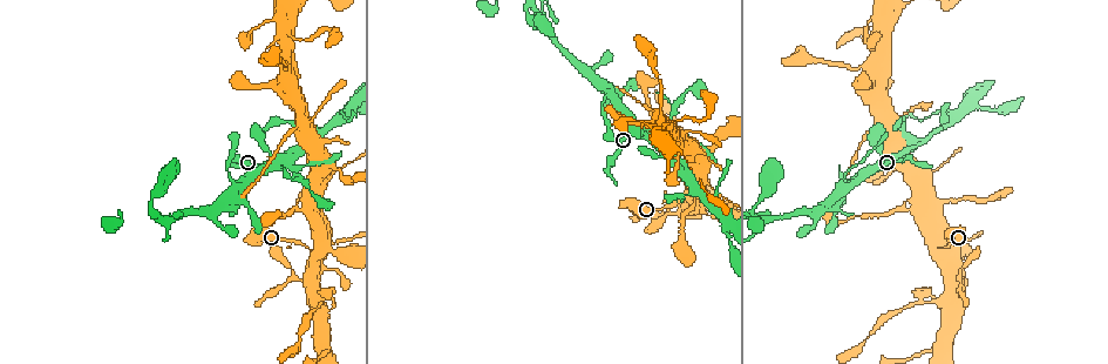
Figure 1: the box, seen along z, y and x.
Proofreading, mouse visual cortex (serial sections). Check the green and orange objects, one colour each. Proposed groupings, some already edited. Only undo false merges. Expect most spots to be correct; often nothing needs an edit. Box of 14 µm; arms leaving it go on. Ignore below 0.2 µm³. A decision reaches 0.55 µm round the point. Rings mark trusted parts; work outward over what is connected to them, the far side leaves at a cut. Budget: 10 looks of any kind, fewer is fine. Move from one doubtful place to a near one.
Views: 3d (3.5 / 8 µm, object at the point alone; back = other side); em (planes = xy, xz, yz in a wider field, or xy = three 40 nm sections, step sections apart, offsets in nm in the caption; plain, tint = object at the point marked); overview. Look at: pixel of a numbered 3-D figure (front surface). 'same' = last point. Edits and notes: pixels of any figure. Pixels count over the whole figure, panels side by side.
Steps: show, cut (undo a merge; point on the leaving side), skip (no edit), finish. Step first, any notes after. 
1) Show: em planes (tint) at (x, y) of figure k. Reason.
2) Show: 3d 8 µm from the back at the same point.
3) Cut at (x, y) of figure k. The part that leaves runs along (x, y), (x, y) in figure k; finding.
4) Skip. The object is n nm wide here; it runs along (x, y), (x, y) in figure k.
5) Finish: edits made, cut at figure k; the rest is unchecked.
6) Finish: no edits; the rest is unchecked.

Show: 3d 8 µm at (647, 138) of figure 1. Sudden change in width.

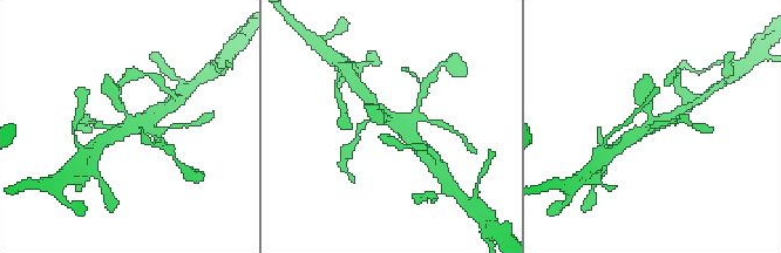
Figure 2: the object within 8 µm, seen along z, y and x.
Show: em xy step 5 (tint) at (131, 121) of figure 2. Need the tissue.

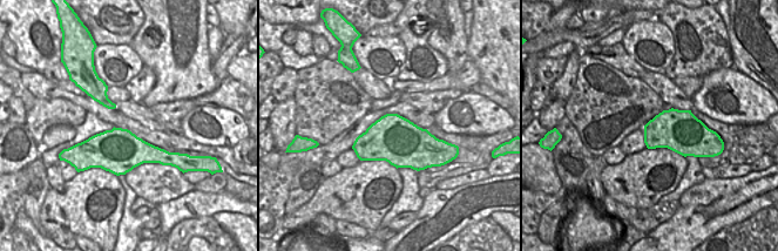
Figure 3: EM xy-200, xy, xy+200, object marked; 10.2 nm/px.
Skip. The object is 480 nm wide here; it runs along (365, 122), (388, 120), (421, 145) in figure 2; all the same cell.

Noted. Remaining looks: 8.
Show: 3d 3.5 µm at (945, 252) of figure 1. Narrows sharply.

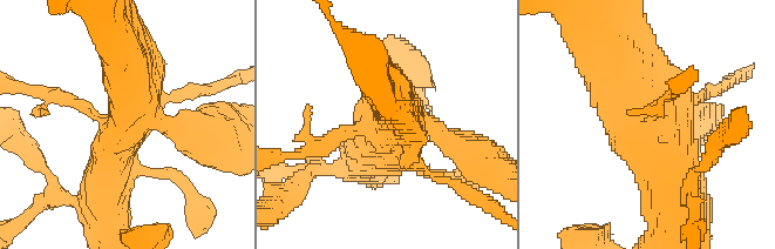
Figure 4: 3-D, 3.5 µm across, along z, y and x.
Show: em xy step 2 (tint) at (382, 128) of figure 4. Shape alone is not enough.

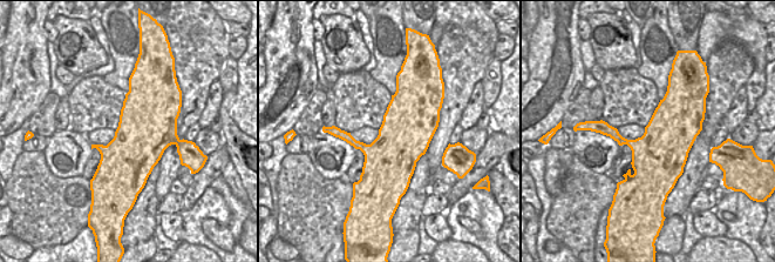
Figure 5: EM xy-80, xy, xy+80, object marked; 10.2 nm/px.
Skip. It runs along (319, 149), (383, 126), (391, 99) in figure 4; one cell here.

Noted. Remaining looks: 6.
Show: 3d 3.5 µm from the back at (342, 166) of figure 1. Sudden change in width.

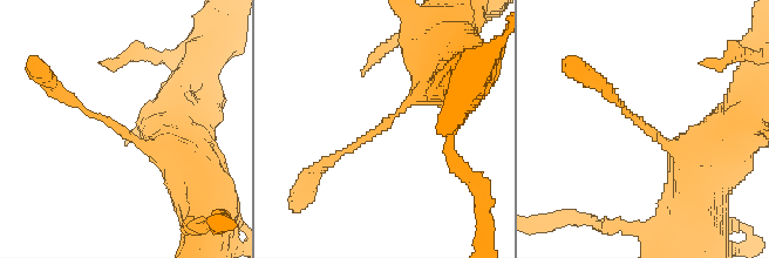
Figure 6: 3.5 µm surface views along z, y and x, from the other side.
Show: em planes (tint) at (390, 121) of figure 6. The arms are 100, 500 nm wide.

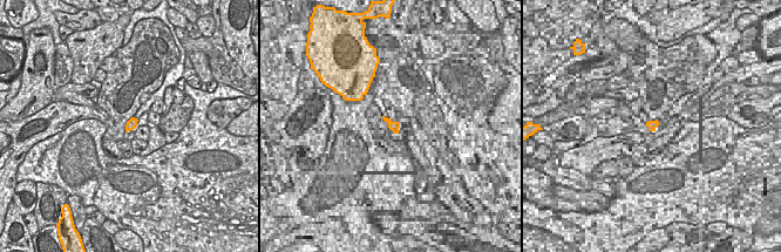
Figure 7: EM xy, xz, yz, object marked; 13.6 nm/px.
Skip. It runs along (461, 70), (328, 161) in figure 6; all the same cell.

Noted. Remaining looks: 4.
Show: 3d 8 µm at (945, 299) of figure 1. Sharp bend.

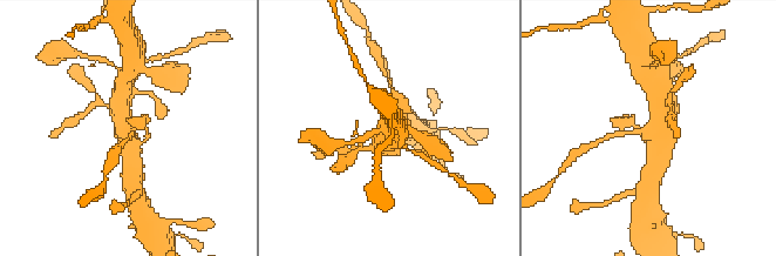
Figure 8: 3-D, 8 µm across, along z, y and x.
Show: em xy step 2 (tint) at (127, 132) of figure 8. Now the EM.

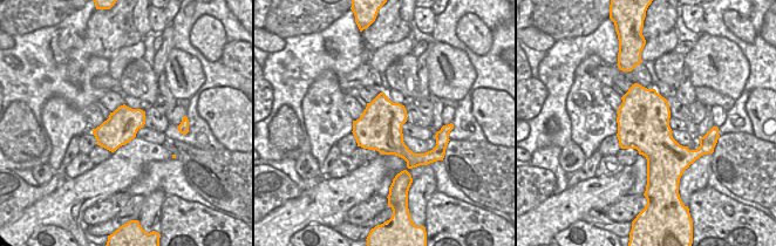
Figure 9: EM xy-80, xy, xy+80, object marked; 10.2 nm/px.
Skip. The object is 460 nm wide here; it runs along (121, 95), (121, 120), (131, 159) in figure 8; all the same cell.

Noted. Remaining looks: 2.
Finish: no edits; the rest is unchecked.

